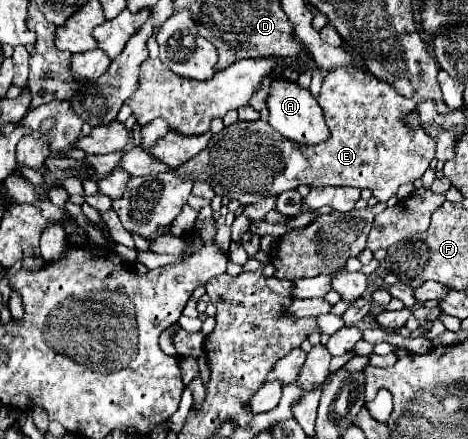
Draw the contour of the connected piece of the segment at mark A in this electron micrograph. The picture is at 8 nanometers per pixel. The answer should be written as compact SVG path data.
M274 78L270 84L270 94L266 100L268 112L270 112L270 120L268 124L280 132L284 138L302 144L302 146L314 146L314 144L322 144L330 138L330 130L326 126L324 120L324 112L320 108L320 104L312 98L310 90L298 86L296 82L286 82L286 80L278 80Z

